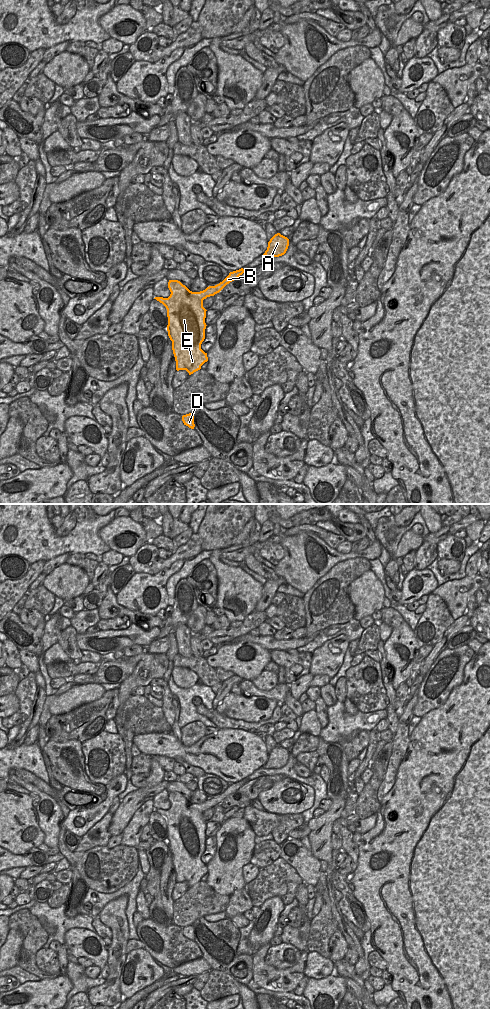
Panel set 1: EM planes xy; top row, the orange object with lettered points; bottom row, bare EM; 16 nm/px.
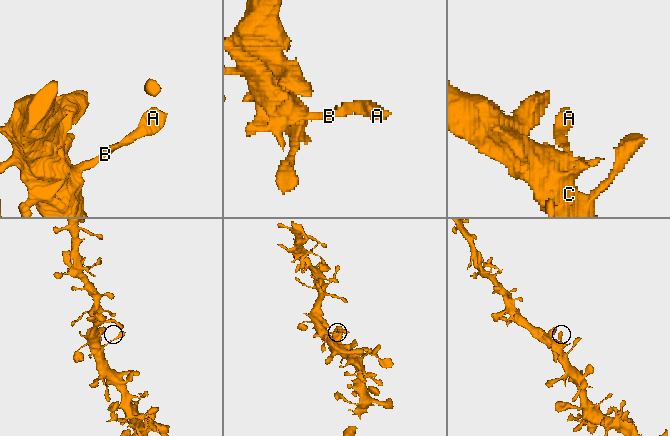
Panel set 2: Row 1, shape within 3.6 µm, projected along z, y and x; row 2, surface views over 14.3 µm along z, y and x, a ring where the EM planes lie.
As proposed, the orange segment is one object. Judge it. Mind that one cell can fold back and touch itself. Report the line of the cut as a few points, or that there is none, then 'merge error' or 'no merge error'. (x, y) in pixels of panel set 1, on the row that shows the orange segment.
no cut | no merge error

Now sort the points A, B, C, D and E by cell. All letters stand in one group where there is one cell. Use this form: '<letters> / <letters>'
A B C D E

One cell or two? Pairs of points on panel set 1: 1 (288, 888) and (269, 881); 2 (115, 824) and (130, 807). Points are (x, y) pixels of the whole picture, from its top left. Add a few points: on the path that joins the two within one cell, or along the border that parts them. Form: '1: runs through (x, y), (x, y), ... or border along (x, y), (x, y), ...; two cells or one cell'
1: runs through (283, 883), (281, 881), (274, 881); one cell
2: runs through (119, 820), (126, 811); one cell

